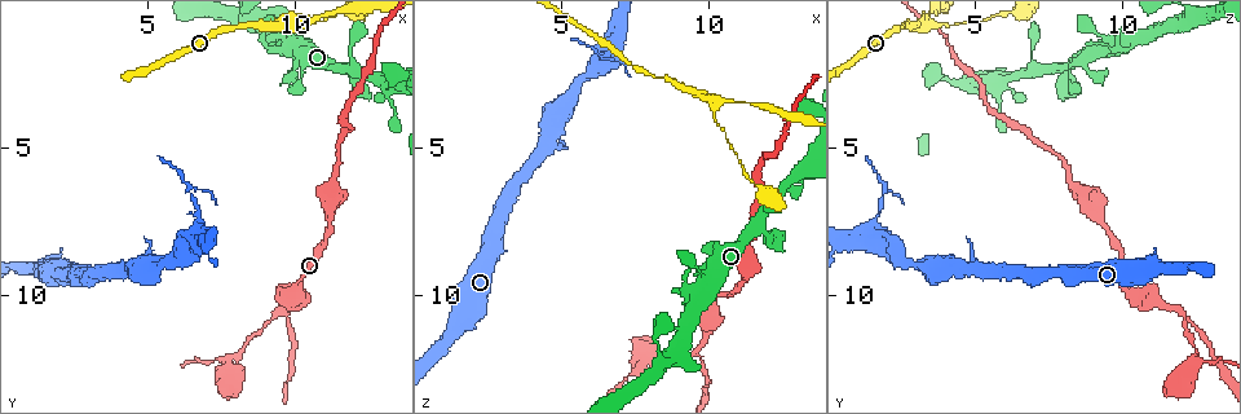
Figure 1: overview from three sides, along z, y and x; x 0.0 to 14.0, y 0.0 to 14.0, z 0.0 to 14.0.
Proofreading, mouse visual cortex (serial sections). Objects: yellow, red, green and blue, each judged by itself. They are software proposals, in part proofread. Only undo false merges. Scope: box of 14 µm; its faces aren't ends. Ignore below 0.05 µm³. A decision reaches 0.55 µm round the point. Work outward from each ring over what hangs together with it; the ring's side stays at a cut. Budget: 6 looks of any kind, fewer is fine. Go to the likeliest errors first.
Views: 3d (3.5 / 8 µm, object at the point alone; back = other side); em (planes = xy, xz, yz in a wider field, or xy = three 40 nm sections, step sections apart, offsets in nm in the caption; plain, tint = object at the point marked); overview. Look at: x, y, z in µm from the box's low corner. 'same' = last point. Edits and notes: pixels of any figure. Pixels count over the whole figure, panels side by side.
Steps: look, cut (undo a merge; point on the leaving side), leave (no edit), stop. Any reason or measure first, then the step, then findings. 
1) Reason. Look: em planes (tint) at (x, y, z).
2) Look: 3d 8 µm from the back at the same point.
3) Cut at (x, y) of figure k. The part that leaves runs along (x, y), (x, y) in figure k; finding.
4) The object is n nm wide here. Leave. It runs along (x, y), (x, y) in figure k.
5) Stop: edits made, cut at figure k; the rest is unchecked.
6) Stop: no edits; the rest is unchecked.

Branch point. Look: 3d 8 µm from the back at (9.4, 10.6, 12.0).

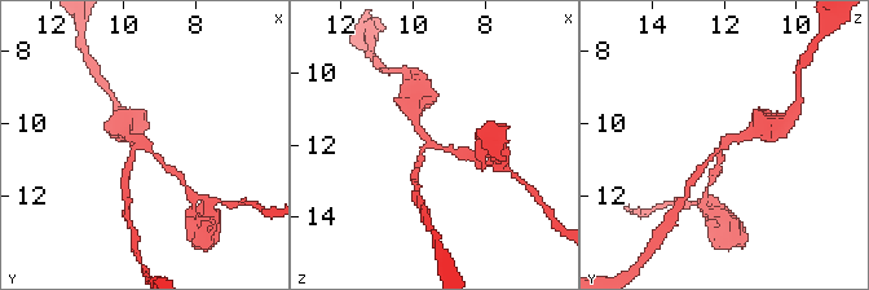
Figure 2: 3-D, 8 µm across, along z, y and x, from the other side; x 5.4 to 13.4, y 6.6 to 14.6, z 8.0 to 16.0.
3 arms meet here; the arms are 150, 200, 300 nm wide. Look: em xy step 3 (tint) at (9.5, 10.6, 12.0).

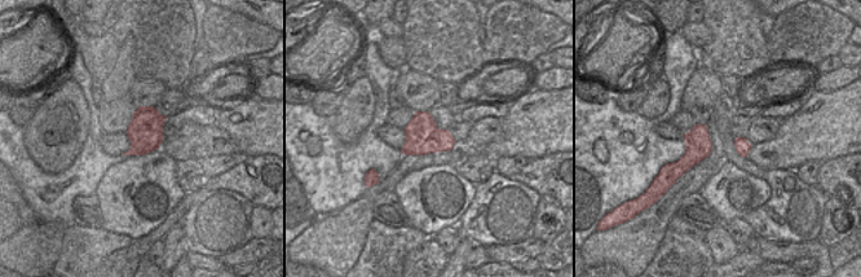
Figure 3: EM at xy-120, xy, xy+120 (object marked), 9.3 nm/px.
Leave. All the same cell.

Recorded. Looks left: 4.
A narrow waist. Look: 3d 3.5 µm at (10.2, 2.7, 8.2).

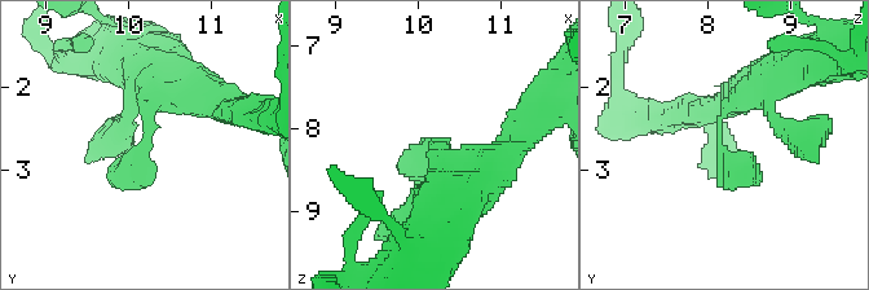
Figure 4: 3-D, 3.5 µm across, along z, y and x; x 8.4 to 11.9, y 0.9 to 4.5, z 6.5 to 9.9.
Look: em xy step 1 (tint) at (10.15, 2.65, 8.20).

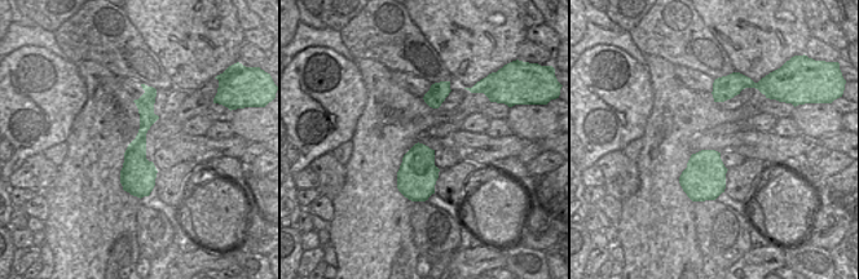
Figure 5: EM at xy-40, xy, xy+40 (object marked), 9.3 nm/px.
Leave. It runs along (149, 89), (139, 144), (142, 193) in figure 5; one cell here.

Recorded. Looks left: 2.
Stop: no edits; the rest is unchecked.

